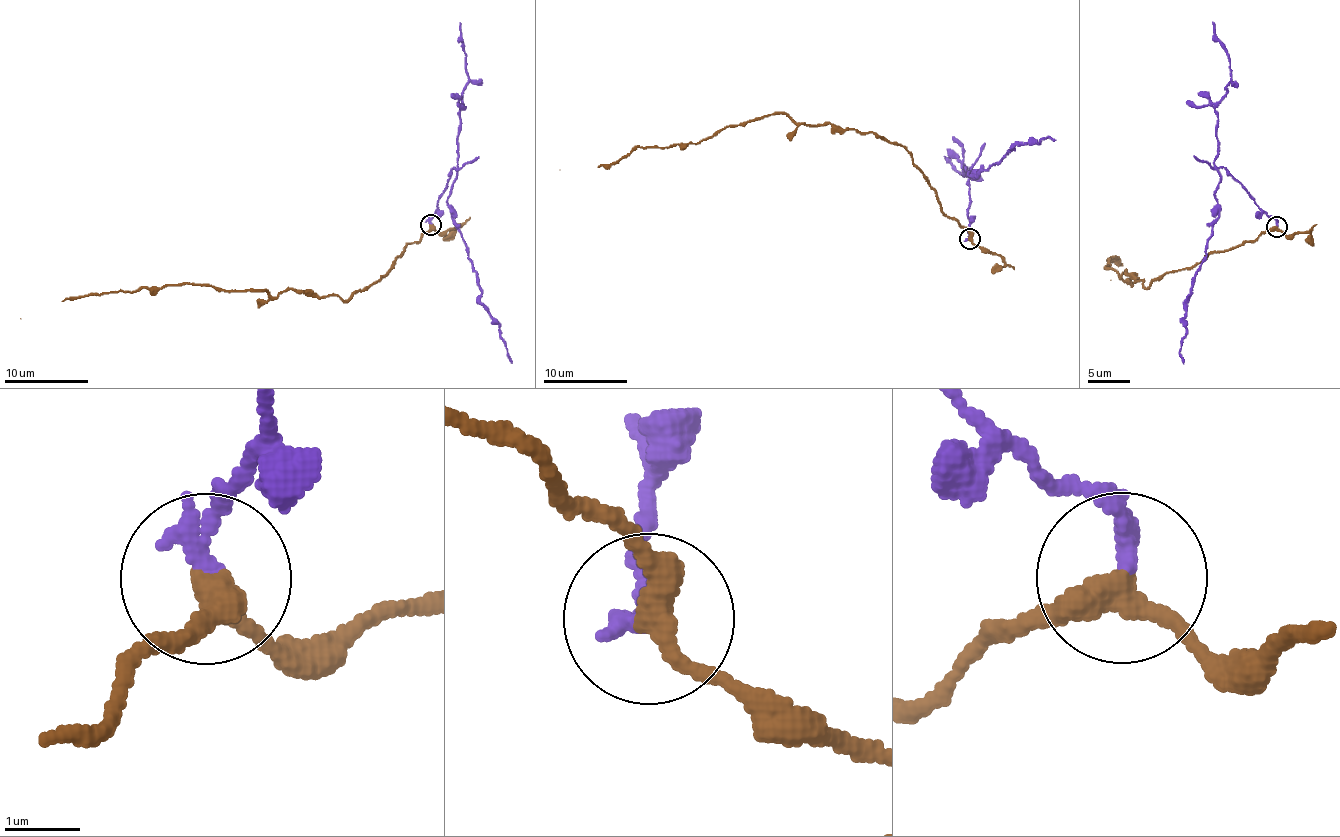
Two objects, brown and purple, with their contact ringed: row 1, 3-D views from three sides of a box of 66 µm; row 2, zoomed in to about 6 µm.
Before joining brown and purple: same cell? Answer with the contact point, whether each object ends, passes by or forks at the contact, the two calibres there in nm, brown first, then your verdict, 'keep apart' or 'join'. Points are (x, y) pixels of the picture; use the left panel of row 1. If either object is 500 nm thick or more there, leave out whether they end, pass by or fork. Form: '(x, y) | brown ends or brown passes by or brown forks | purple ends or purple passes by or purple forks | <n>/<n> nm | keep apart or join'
(430, 225) | brown passes by | purple ends | 360/260 nm | keep apart

